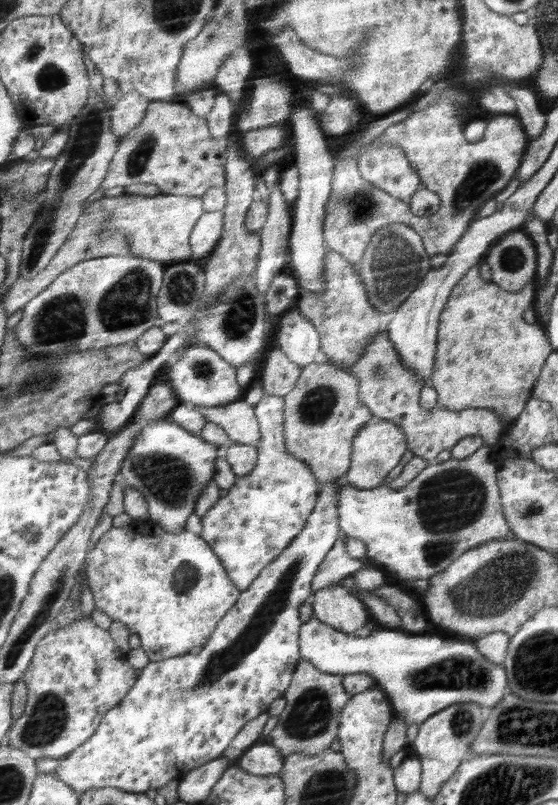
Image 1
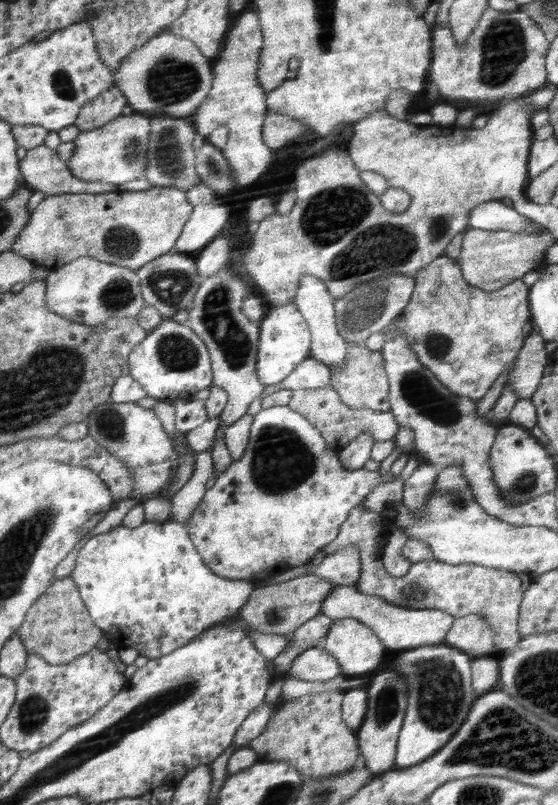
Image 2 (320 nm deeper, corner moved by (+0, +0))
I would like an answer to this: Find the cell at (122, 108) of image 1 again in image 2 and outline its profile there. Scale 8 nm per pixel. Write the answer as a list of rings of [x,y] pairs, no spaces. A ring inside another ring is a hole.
[[[133,112],[120,115],[114,122],[93,131],[83,131],[75,138],[78,152],[68,167],[81,180],[105,182],[122,186],[126,182],[142,178],[147,170],[147,146],[151,138],[151,118]]]

